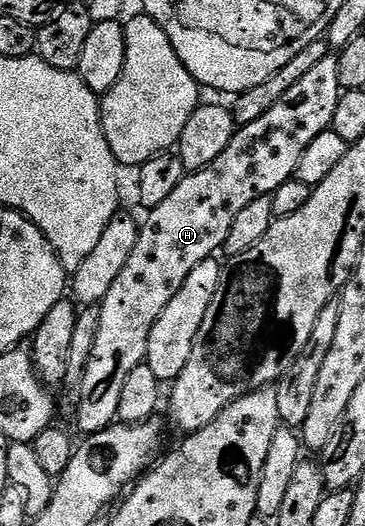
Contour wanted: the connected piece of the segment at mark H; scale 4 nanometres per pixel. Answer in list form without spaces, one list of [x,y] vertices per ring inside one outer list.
[[[328,56],[302,80],[297,80],[261,120],[238,127],[229,148],[225,148],[213,164],[188,173],[181,184],[177,184],[177,189],[146,215],[147,223],[142,223],[137,248],[133,248],[125,272],[113,280],[113,288],[109,288],[97,310],[99,327],[95,330],[91,363],[87,366],[91,398],[85,399],[79,410],[84,435],[97,434],[116,421],[125,379],[133,368],[144,365],[149,332],[153,332],[157,316],[161,316],[169,300],[181,292],[181,284],[185,284],[189,272],[223,250],[238,214],[248,204],[253,204],[253,200],[274,194],[281,184],[294,178],[305,148],[309,148],[309,143],[321,136],[321,132],[331,129],[340,93],[337,57]]]

